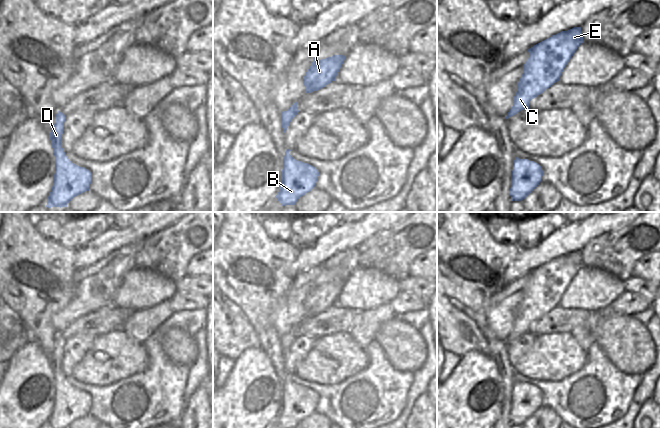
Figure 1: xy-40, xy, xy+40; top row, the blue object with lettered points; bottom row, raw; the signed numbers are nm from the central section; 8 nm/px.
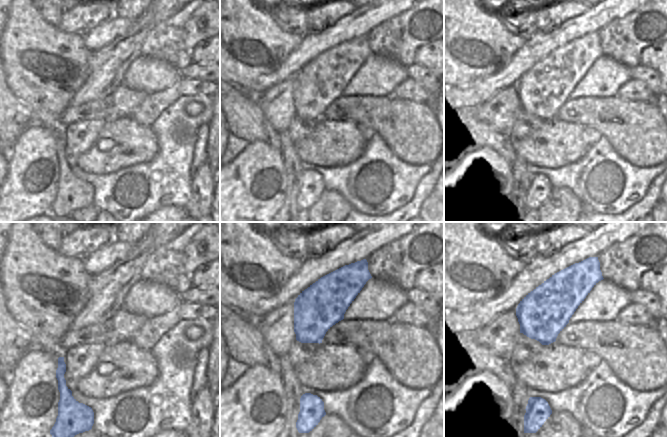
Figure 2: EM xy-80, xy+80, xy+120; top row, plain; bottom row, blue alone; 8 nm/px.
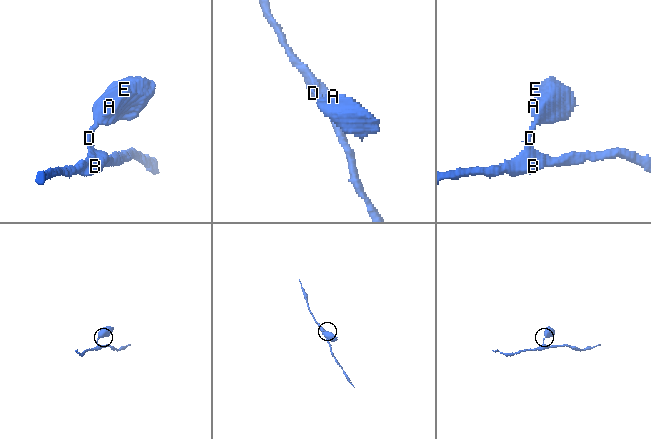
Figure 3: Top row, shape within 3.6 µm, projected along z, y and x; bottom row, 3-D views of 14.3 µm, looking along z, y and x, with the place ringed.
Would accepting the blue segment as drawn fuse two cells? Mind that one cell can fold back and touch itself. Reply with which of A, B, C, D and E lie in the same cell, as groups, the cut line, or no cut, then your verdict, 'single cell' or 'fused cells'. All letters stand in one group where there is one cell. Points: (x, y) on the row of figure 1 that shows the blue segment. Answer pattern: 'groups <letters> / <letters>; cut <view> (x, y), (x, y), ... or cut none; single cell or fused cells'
groups A B C D E; cut none; single cell

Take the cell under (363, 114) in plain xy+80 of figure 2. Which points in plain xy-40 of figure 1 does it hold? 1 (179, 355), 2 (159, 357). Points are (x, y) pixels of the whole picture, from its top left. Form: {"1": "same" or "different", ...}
{"1": "same", "2": "different"}

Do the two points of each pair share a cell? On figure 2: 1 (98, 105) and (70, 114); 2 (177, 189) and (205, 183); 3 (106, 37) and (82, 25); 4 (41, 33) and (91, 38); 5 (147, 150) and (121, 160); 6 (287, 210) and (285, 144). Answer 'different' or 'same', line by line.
1: same
2: different
3: different
4: different
5: same
6: same

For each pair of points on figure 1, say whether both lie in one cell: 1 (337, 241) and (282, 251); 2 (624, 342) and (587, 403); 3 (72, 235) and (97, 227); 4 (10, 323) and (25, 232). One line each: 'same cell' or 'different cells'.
1: different cells
2: different cells
3: same cell
4: different cells

